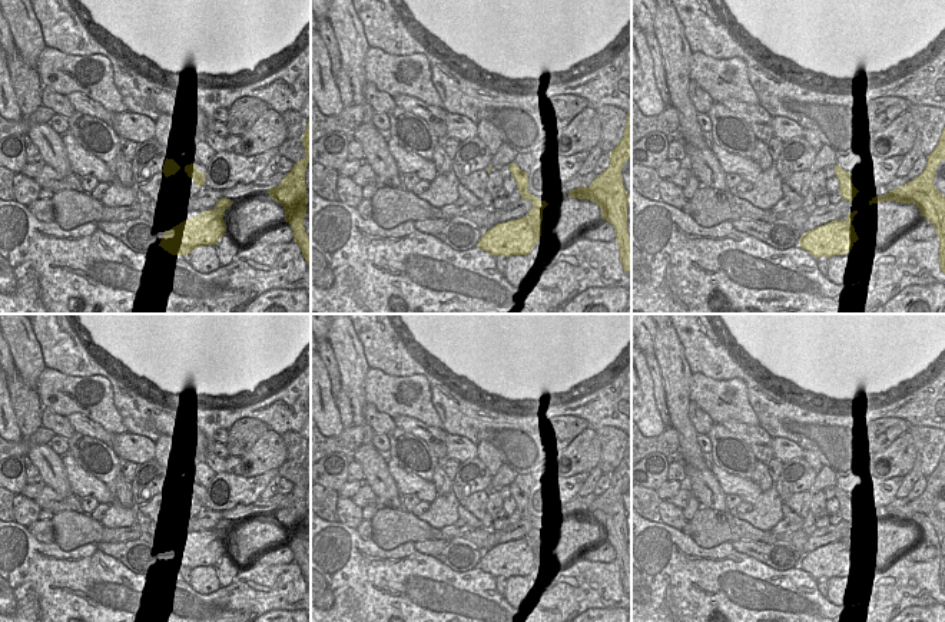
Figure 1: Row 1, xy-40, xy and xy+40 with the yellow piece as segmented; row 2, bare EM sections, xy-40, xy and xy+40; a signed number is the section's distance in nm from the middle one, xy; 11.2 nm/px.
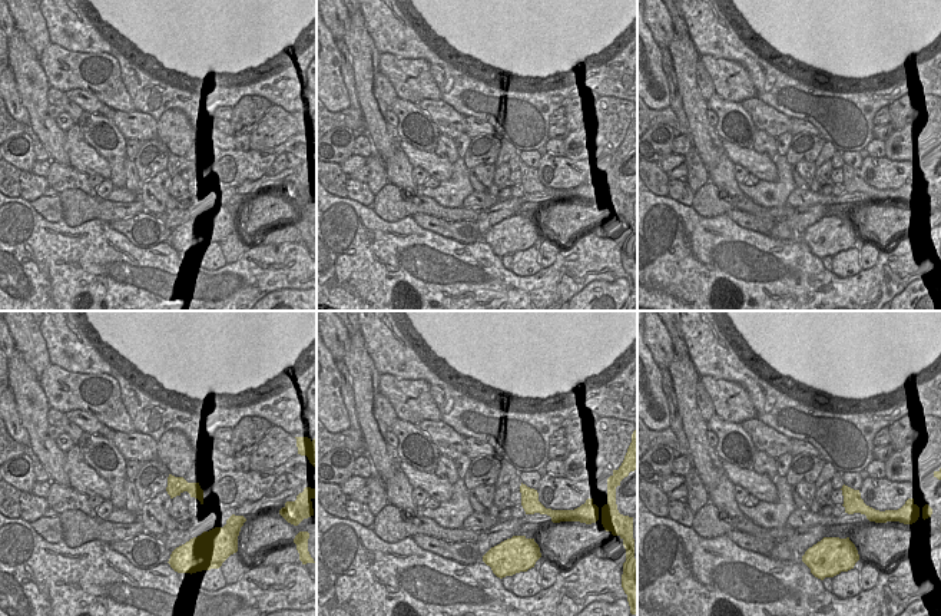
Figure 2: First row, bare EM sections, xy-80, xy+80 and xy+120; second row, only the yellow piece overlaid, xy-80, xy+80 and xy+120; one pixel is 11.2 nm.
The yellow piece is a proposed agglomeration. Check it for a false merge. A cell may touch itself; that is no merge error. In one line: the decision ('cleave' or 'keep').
cleave

